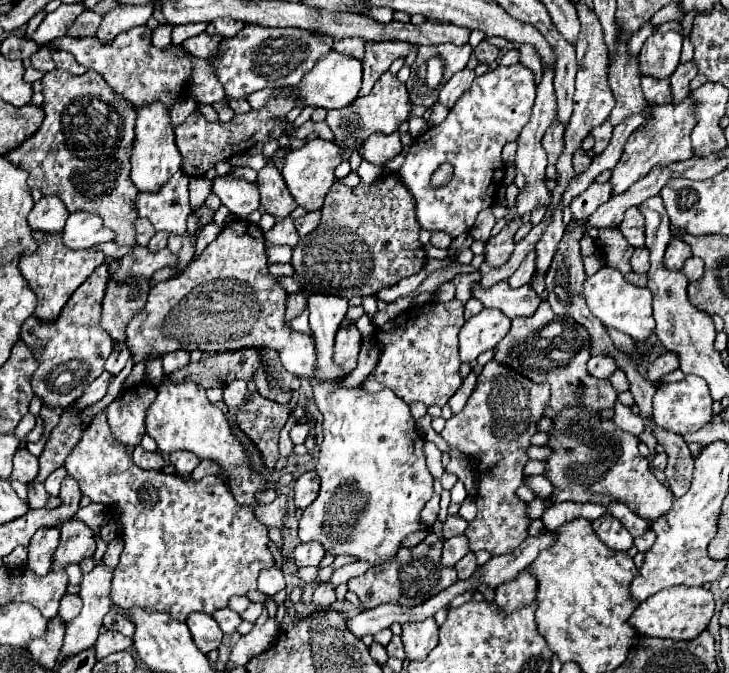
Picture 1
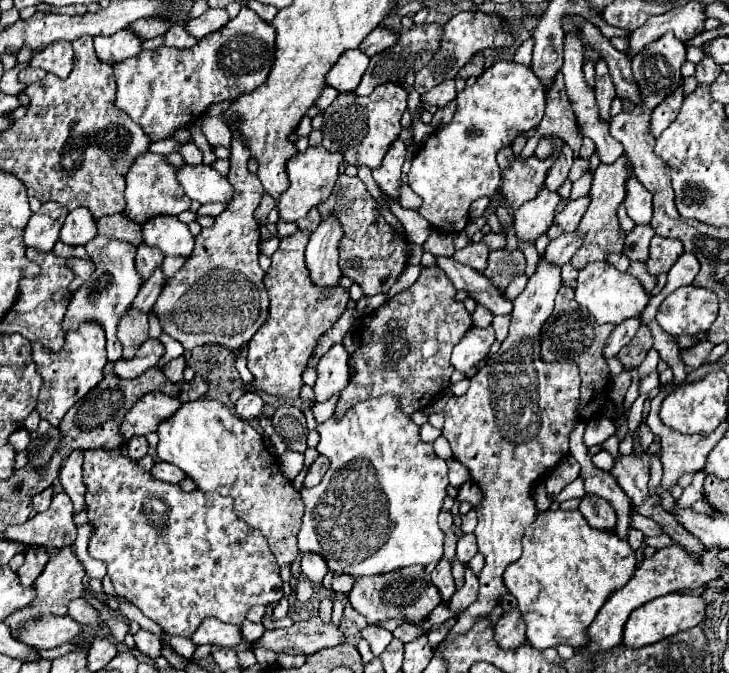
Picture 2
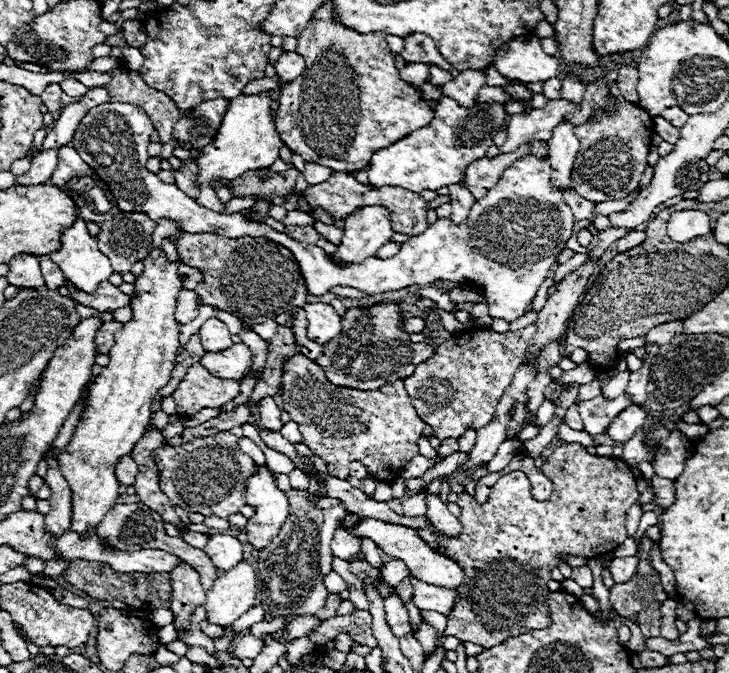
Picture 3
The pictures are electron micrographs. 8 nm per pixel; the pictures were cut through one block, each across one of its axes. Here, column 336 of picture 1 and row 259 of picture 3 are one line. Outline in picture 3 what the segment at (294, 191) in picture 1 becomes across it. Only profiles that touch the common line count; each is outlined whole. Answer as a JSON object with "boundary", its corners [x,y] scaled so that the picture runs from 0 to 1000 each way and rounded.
{"boundary":[[[219,327],[209,348],[209,371],[198,386],[198,404],[184,419],[192,443],[178,449],[181,475],[170,481],[170,490],[159,499],[159,514],[151,520],[151,541],[140,547],[137,559],[123,571],[121,609],[107,627],[102,648],[91,669],[80,678],[82,698],[99,725],[99,773],[96,785],[104,793],[118,796],[121,782],[134,782],[145,761],[154,758],[162,740],[165,716],[159,713],[159,689],[167,678],[176,678],[206,633],[209,597],[217,579],[230,571],[239,547],[247,484],[239,475],[241,440],[250,431],[250,416],[241,407],[244,389],[230,389],[219,371],[222,354],[236,354],[247,342],[236,327]]]}

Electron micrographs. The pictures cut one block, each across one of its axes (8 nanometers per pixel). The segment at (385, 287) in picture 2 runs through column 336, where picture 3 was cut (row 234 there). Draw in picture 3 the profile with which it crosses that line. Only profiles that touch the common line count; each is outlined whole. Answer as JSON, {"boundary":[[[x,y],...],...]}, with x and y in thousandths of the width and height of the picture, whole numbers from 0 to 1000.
{"boundary":[[[252,345],[241,363],[247,386],[280,407],[280,416],[266,431],[274,455],[296,455],[348,484],[420,452],[422,434],[406,383],[395,368],[368,354],[305,354],[291,345]]]}

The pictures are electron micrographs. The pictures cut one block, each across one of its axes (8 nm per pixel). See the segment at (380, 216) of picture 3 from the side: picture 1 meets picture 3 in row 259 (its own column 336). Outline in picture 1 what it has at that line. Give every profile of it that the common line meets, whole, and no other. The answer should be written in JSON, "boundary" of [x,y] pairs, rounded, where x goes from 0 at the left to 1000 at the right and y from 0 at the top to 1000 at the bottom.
{"boundary":[[[488,484],[464,490],[461,508],[458,508],[458,529],[455,532],[472,553],[483,553],[488,547],[494,508],[497,508],[497,499],[494,499]]]}

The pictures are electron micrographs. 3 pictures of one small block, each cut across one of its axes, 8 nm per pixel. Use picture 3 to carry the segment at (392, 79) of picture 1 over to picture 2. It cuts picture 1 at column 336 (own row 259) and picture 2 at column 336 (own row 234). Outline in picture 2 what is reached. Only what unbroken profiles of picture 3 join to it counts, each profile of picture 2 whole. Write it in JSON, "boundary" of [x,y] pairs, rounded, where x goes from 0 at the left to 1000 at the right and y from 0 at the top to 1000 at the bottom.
{"boundary":[[[540,122],[521,125],[508,143],[464,140],[464,146],[444,163],[444,208],[442,217],[453,226],[469,226],[472,241],[483,247],[519,250],[532,217],[546,205],[551,187],[549,175],[557,163],[557,134]]]}

